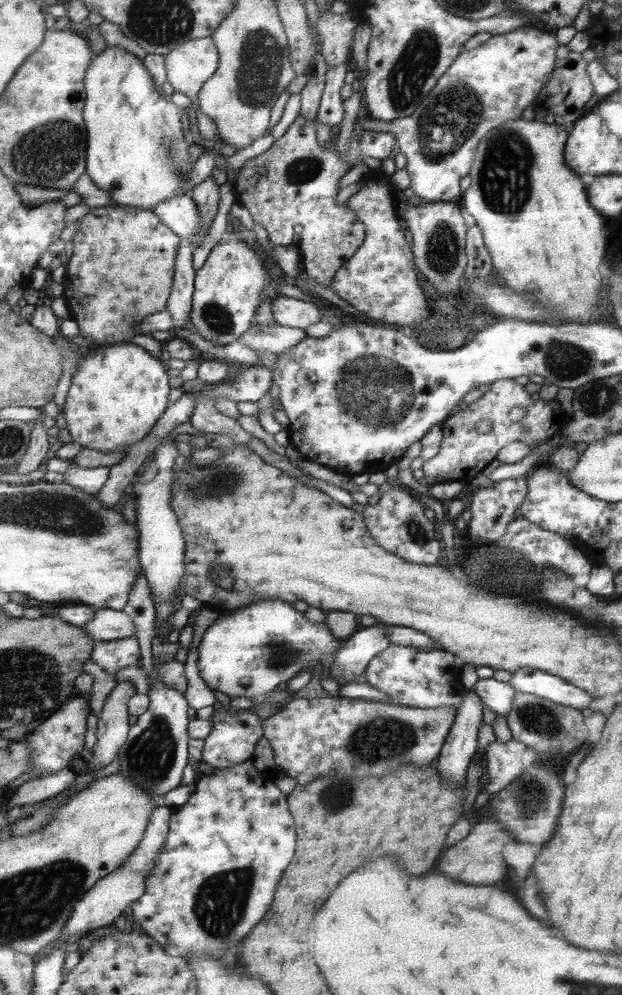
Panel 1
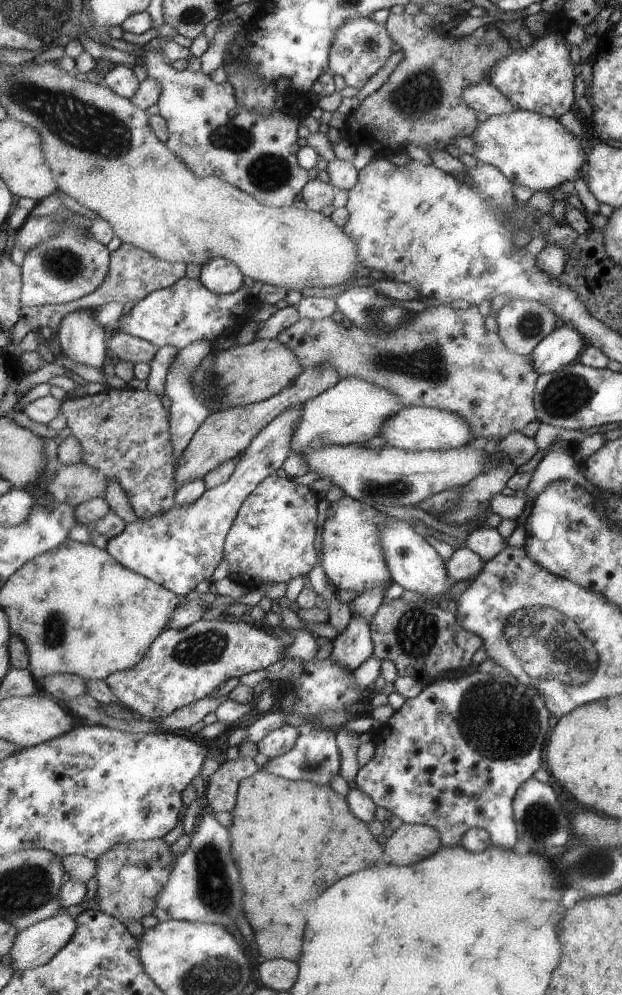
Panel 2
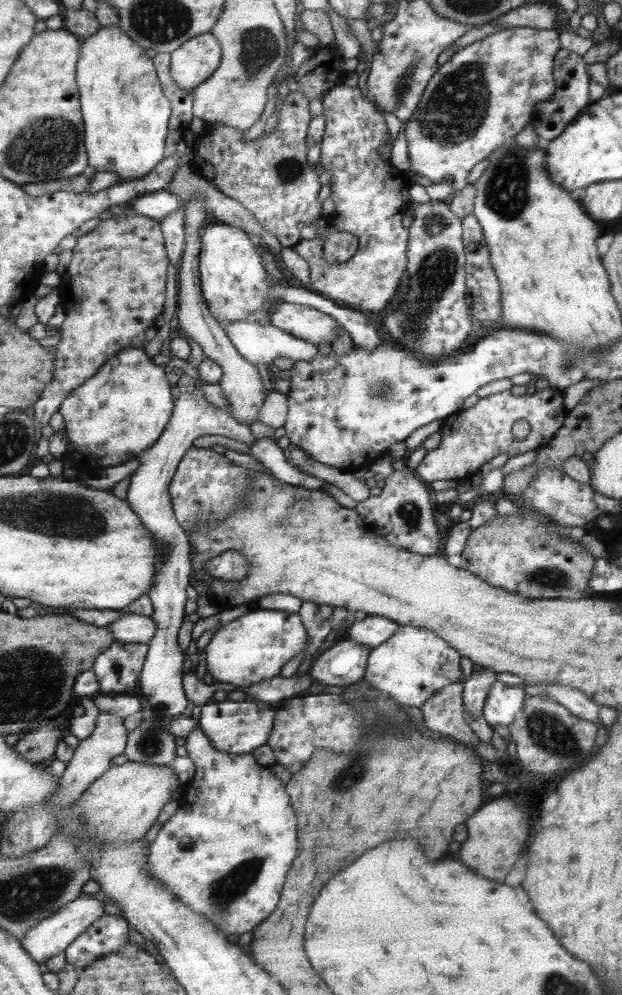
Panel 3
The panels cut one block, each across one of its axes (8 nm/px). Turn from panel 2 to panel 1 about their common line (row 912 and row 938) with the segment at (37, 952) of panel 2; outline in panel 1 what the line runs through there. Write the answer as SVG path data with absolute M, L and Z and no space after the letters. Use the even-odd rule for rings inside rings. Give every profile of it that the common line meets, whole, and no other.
M161 806L155 808L151 815L151 821L147 826L147 832L142 841L140 841L136 852L126 859L125 864L110 874L108 877L102 879L94 889L92 889L83 901L79 901L74 914L70 917L68 924L65 926L61 934L60 941L67 941L71 936L77 934L84 934L98 929L103 929L108 925L114 924L120 916L124 916L128 906L133 906L137 898L143 896L146 888L146 880L152 872L152 869L157 863L159 852L163 848L164 841L167 840L170 832L170 822L173 809L170 807Z

